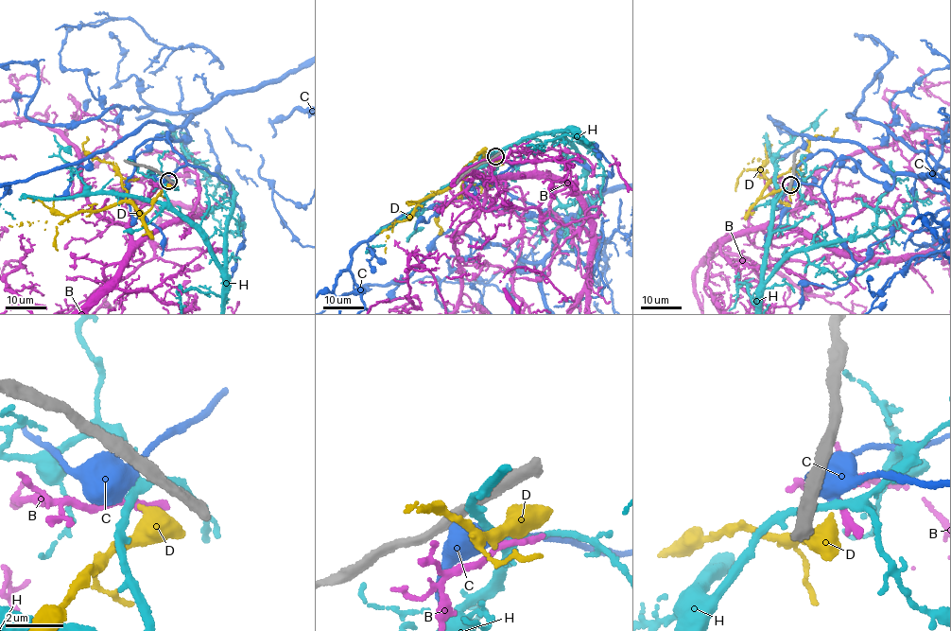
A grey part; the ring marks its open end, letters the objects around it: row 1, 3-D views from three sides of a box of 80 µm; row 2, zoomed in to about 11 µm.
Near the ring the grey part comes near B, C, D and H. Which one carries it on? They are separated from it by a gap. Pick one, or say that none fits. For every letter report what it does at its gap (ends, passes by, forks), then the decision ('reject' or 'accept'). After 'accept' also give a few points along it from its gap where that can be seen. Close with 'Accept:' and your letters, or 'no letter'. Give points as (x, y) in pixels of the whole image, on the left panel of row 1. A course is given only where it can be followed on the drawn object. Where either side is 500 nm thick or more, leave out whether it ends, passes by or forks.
B: it passes by | reject
C: reject
D: it passes by | reject
H: it passes by | reject
Accept: no letter

